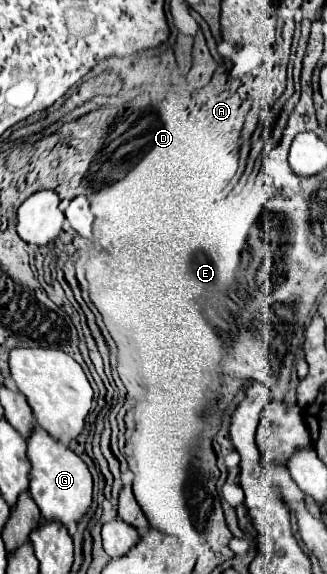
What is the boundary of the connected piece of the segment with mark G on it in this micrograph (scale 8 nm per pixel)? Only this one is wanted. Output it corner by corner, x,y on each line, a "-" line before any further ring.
38,423
26,439
26,457
30,461
30,495
42,511
44,519
56,519
66,527
76,523
92,503
92,475
86,463
70,451
68,445
52,439

